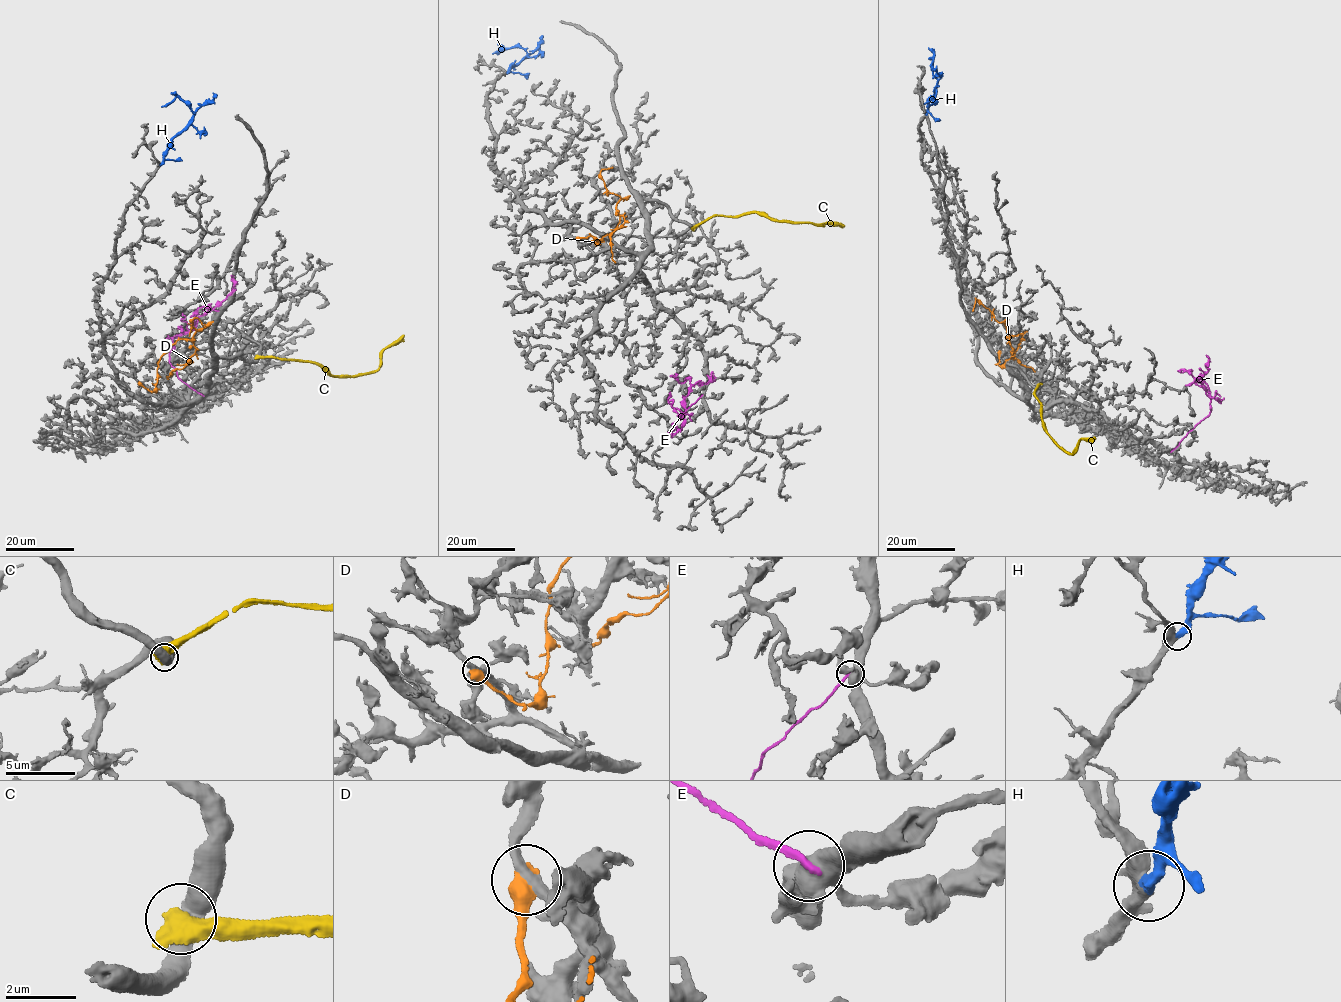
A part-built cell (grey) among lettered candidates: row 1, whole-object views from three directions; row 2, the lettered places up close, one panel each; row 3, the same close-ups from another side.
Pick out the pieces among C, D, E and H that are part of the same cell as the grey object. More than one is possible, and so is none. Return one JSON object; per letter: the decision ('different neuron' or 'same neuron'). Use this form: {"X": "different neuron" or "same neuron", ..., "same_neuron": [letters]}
{"C": "different neuron", "D": "different neuron", "E": "different neuron", "H": "same neuron", "same_neuron": ["H"]}

